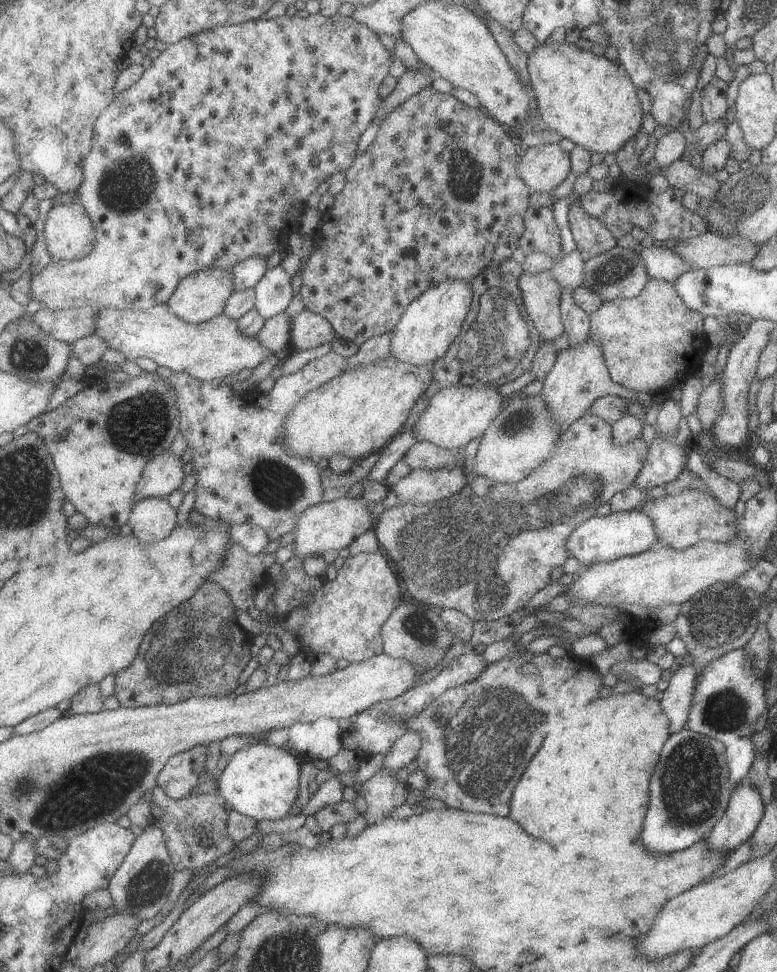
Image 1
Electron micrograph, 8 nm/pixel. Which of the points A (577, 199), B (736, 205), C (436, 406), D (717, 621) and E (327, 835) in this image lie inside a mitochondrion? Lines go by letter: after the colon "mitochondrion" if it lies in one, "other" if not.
A: other
B: mitochondrion
C: other
D: mitochondrion
E: other

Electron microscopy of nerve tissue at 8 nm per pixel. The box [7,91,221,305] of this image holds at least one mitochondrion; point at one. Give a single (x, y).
(128, 186)

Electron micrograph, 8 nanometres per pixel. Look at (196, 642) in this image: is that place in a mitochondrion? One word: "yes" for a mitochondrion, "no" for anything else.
yes

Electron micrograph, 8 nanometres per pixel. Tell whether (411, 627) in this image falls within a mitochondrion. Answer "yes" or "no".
yes

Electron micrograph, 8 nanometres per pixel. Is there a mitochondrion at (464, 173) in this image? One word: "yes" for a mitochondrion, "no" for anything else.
yes

